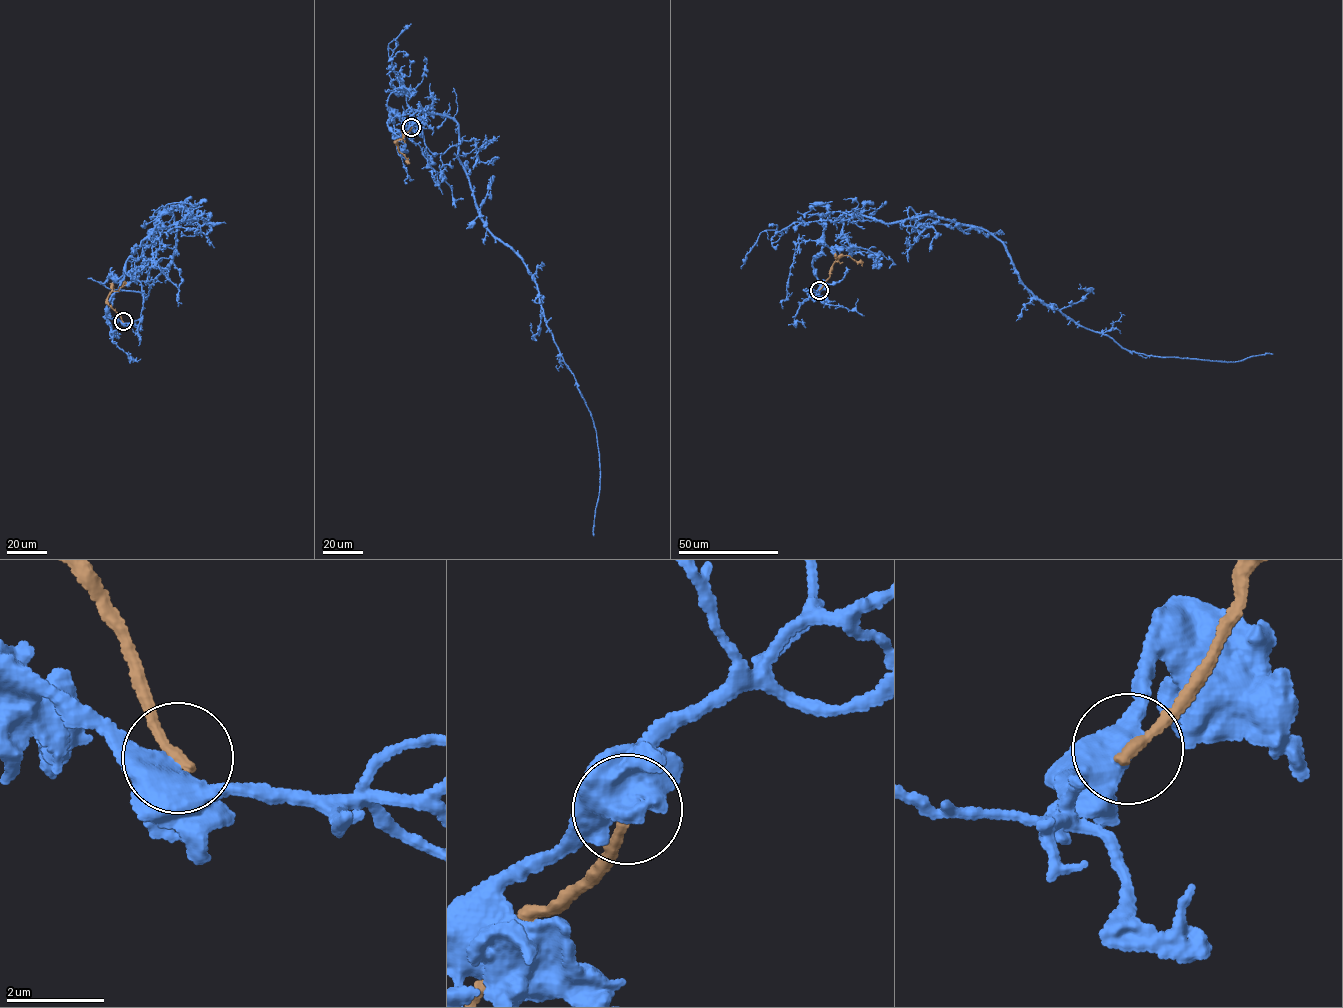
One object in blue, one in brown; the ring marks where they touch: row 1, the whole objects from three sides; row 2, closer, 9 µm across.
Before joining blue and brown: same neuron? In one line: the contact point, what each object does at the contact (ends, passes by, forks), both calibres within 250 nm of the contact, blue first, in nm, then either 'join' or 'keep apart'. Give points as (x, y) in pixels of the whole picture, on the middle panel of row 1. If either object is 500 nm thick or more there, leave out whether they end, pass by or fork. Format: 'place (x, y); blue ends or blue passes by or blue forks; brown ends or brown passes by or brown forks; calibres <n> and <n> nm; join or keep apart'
place (411, 127); blue passes by; brown ends; calibres 480 and 240 nm; keep apart

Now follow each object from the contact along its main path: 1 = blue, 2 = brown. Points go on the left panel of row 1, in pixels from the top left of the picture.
1: (122, 322), (106, 307), (125, 261), (195, 220), (182, 203), (147, 296), (87, 279)
2: (122, 322), (108, 303), (110, 283), (111, 290)

